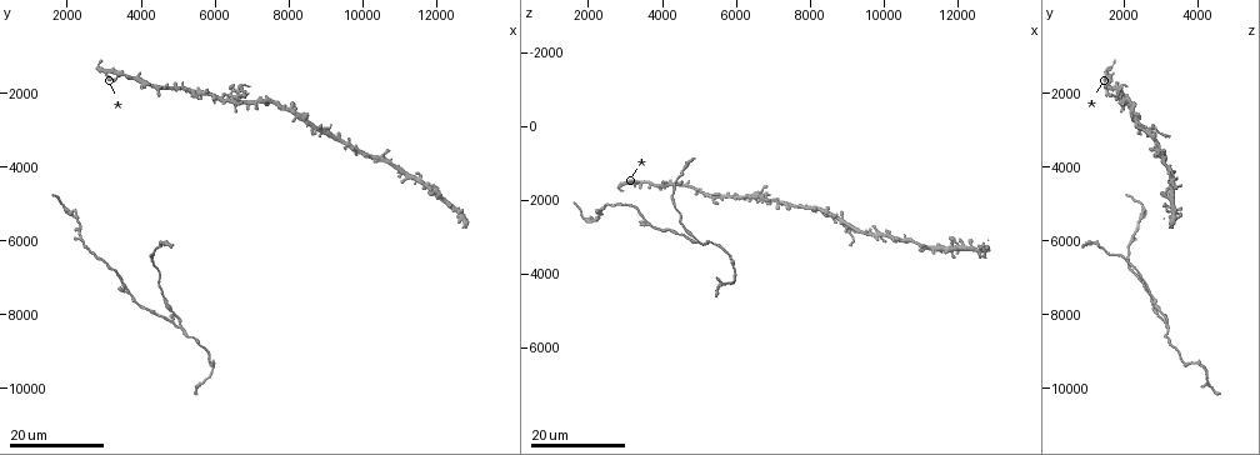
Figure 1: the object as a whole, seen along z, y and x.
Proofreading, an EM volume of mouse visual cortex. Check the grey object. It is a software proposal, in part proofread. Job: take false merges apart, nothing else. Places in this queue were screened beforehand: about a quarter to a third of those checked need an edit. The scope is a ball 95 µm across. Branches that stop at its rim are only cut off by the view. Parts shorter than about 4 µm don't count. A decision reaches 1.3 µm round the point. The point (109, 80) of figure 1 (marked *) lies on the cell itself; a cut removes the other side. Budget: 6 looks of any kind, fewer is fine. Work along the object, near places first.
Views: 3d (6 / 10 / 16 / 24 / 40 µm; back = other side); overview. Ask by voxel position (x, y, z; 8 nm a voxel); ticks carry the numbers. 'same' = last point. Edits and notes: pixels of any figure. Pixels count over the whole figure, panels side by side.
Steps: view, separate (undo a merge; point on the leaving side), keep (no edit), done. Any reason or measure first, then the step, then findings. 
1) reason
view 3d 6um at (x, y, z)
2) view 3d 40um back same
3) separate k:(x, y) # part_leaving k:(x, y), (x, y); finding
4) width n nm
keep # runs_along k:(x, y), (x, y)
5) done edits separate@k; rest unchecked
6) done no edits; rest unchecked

a narrow waist
view 3d 24um at (6000, 9200, 3900)

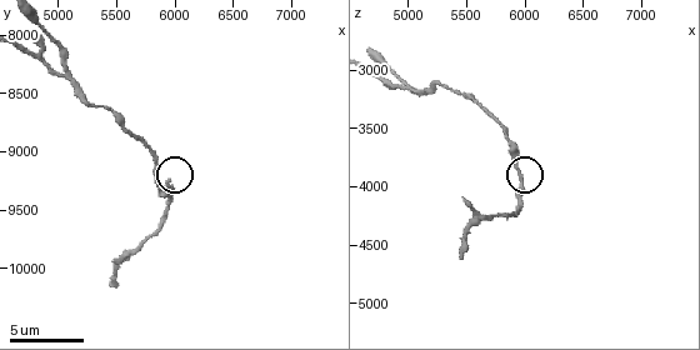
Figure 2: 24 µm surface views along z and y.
view 3d 6um at (5960, 9300, 3880)

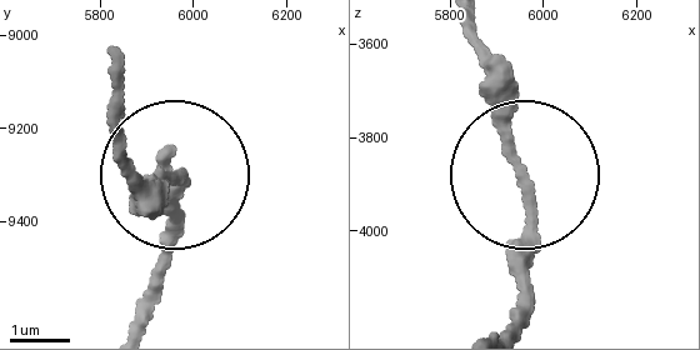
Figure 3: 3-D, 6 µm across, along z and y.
width 170 nm
keep # runs_along 3:(119, 104), (134, 164), (179, 179), (179, 223); all the same cell

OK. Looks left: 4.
three arms meet
view 3d 6um at (5080, 8280, 3200)

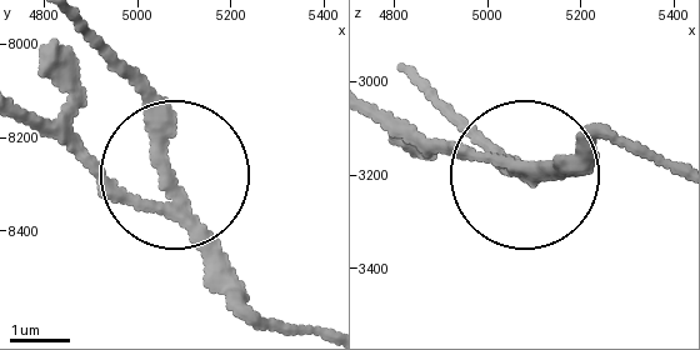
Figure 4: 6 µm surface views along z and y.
arms 3
keep # runs_along 4:(21, 111), (126, 186), (166, 181), (185, 236), (240, 291); all the same cell

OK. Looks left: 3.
a narrow waist
view 3d 16um at (3800, 7600, 2700)

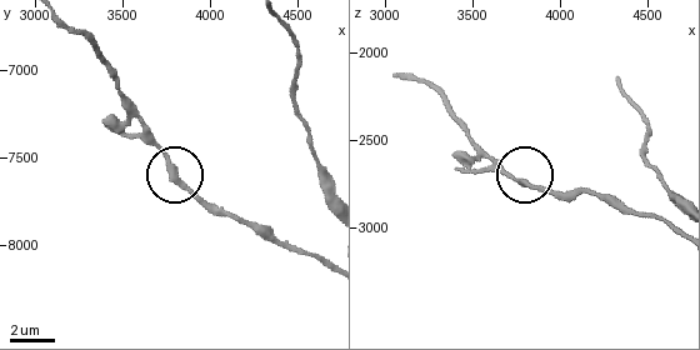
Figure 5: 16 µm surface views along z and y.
view 3d 10um at (3900, 7680, 2780)

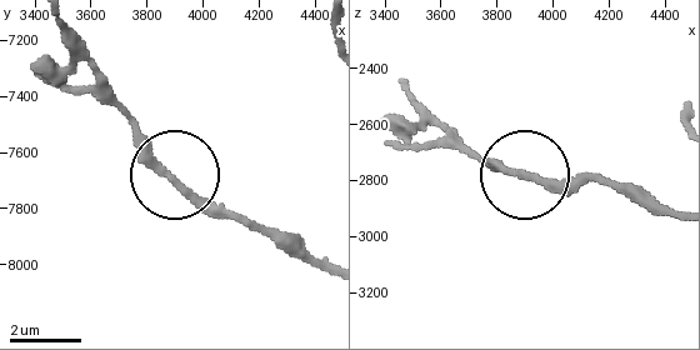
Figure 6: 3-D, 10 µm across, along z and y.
keep # runs_along 6:(405, 85), (459, 145), (489, 163), (548, 180), (608, 180); all the same cell

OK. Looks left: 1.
done no edits; rest unchecked

